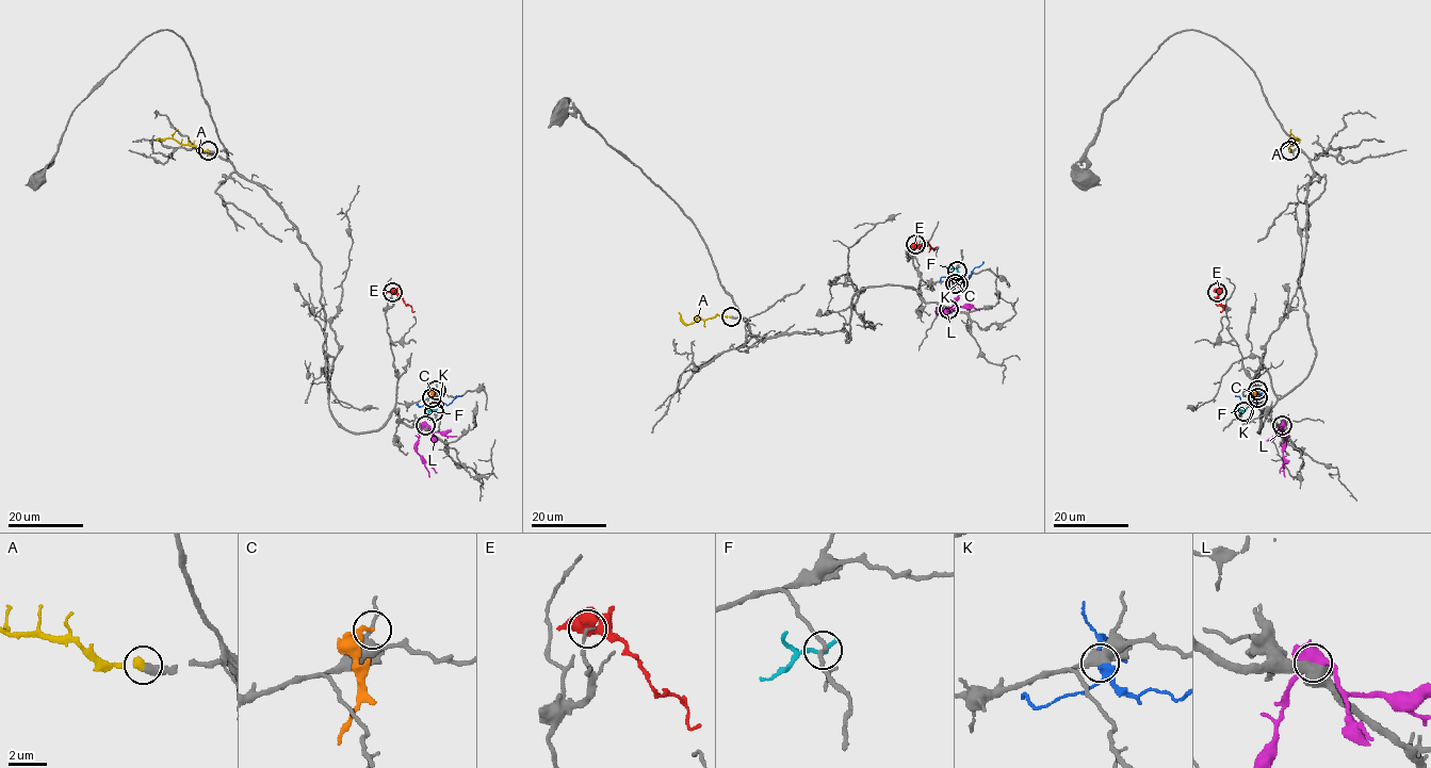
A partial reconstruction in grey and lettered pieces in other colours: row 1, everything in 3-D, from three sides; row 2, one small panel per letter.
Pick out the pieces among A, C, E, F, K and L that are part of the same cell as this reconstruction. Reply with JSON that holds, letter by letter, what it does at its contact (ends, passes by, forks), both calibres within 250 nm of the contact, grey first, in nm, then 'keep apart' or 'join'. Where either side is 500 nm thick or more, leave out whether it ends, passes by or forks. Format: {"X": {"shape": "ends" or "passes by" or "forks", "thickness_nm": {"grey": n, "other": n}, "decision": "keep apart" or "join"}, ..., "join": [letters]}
{"A": {"shape": "ends", "thickness_nm": {"grey": 440, "other": 360}, "decision": "join"}, "C": {"shape": "ends", "thickness_nm": {"grey": 280, "other": 280}, "decision": "keep apart"}, "E": {"thickness_nm": {"grey": 140, "other": 650}, "decision": "keep apart"}, "F": {"shape": "ends", "thickness_nm": {"grey": 190, "other": 280}, "decision": "keep apart"}, "K": {"thickness_nm": {"grey": 600, "other": 320}, "decision": "keep apart"}, "L": {"thickness_nm": {"grey": 550, "other": 480}, "decision": "keep apart"}, "join": ["A"]}

